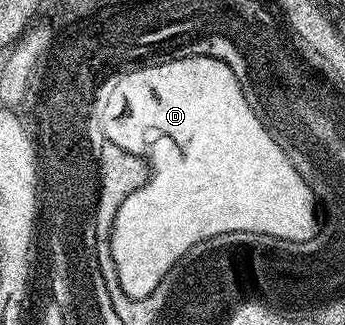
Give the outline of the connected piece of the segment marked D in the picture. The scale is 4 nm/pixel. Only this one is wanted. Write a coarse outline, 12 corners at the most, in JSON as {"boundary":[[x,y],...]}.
{"boundary":[[223,61],[134,67],[98,102],[145,183],[110,232],[135,302],[188,247],[310,237],[309,180]]}

